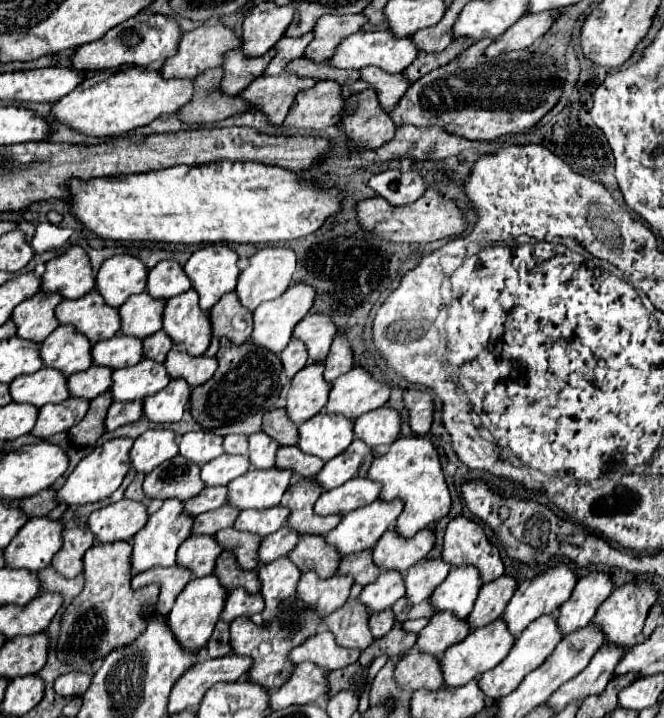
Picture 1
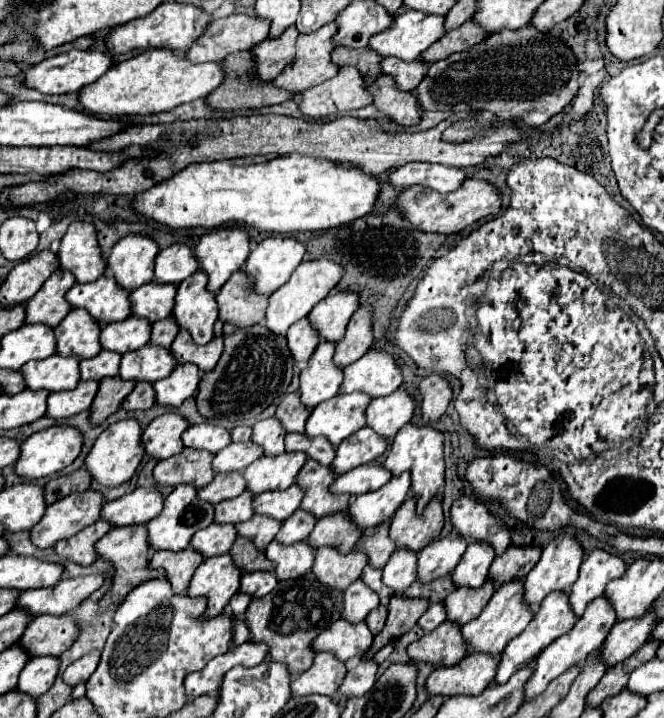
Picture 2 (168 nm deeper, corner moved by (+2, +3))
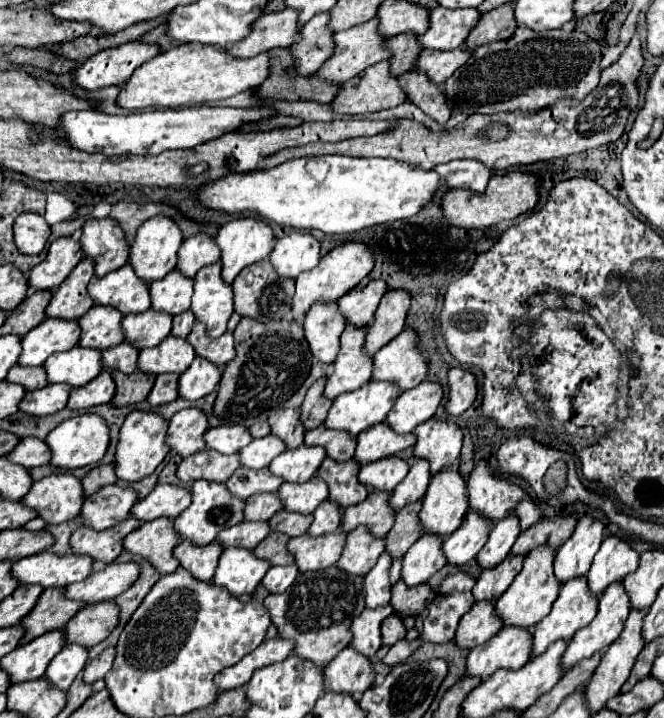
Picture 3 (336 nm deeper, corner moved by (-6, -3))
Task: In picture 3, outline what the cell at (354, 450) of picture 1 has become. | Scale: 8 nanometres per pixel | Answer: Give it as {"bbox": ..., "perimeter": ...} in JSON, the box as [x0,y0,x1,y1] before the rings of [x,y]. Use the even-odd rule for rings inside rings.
{"bbox":[354,423,416,465],"perimeter":[[[380,423],[380,425],[374,425],[372,429],[366,429],[364,433],[358,435],[354,461],[364,465],[364,463],[378,461],[378,459],[394,457],[400,451],[412,447],[414,441],[416,441],[416,437],[412,433],[398,435],[392,429],[388,429],[386,423]]]}

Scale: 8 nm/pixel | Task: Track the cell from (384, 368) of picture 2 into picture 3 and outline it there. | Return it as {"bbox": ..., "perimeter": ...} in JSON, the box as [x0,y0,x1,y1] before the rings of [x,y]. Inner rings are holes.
{"bbox":[370,331,426,391],"perimeter":[[[402,331],[372,359],[370,381],[388,381],[408,391],[426,379],[426,361],[416,351],[416,333]]]}

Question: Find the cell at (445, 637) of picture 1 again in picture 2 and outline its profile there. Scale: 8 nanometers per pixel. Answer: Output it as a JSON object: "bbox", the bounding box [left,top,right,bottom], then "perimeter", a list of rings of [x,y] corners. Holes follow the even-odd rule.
{"bbox":[446,579,494,625],"perimeter":[[[486,579],[482,587],[458,587],[454,589],[446,599],[446,611],[448,611],[448,621],[458,621],[460,625],[472,621],[476,615],[480,615],[482,607],[490,601],[494,593],[494,583],[492,579]]]}

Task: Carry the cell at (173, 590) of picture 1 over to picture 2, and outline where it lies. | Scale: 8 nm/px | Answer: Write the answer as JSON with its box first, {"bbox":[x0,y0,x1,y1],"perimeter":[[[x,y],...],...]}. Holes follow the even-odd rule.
{"bbox":[150,547,204,593],"perimeter":[[[186,547],[184,551],[156,551],[152,561],[150,561],[150,567],[162,567],[166,569],[166,577],[170,579],[172,583],[172,589],[176,593],[184,593],[190,585],[190,579],[196,571],[196,567],[204,561],[204,557],[192,549],[192,547]]]}

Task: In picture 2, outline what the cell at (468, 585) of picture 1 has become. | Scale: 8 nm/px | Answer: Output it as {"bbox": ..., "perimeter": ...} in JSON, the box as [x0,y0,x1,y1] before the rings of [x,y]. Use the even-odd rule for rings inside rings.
{"bbox":[452,541,496,587],"perimeter":[[[472,541],[468,545],[466,553],[462,555],[460,563],[452,571],[454,583],[458,587],[462,587],[462,585],[480,587],[488,577],[488,569],[490,569],[490,563],[494,557],[496,557],[494,547],[490,547],[484,541]]]}

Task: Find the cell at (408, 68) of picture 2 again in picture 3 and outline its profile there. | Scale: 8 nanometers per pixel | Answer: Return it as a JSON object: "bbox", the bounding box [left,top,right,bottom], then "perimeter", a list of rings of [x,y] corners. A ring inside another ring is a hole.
{"bbox":[414,47,472,85],"perimeter":[[[460,47],[454,51],[424,49],[414,63],[414,71],[426,73],[434,85],[442,85],[460,65],[464,65],[468,61],[470,55],[472,55],[472,51],[468,51],[466,47]]]}

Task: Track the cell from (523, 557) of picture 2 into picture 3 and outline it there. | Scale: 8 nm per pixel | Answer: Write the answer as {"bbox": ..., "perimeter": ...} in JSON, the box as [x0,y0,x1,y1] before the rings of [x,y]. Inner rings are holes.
{"bbox":[510,517,576,555],"perimeter":[[[554,517],[554,519],[540,519],[528,531],[520,533],[510,555],[528,555],[528,551],[536,547],[552,547],[558,549],[564,545],[570,535],[574,533],[576,521],[572,517]]]}

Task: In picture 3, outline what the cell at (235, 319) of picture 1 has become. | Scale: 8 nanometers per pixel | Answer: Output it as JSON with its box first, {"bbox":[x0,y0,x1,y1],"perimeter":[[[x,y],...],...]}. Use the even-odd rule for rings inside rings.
{"bbox":[232,261,294,323],"perimeter":[[[268,261],[256,263],[252,267],[246,267],[232,283],[234,291],[234,311],[240,317],[252,317],[256,321],[268,323],[276,319],[284,319],[290,313],[290,303],[294,295],[294,281],[280,279],[272,265]]]}

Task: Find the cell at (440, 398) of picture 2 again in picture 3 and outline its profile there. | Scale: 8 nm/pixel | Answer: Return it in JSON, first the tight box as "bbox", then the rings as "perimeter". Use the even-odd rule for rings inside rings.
{"bbox":[446,367,476,415],"perimeter":[[[452,367],[448,371],[448,389],[450,389],[446,401],[448,415],[460,415],[476,399],[476,379],[464,367]]]}

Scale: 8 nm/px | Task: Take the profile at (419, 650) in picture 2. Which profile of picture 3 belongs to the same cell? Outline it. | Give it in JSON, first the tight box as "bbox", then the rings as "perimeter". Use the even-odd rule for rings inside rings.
{"bbox":[454,601,502,649],"perimeter":[[[480,601],[460,619],[454,643],[460,649],[474,649],[492,639],[498,629],[502,629],[502,625],[494,613],[494,601]]]}

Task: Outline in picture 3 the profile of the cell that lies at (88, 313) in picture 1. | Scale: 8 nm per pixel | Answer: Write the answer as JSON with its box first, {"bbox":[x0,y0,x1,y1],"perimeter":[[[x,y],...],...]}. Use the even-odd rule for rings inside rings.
{"bbox":[88,263,150,315],"perimeter":[[[128,263],[102,279],[92,279],[88,285],[88,295],[96,305],[120,309],[122,315],[136,315],[150,309],[146,283],[132,273]]]}

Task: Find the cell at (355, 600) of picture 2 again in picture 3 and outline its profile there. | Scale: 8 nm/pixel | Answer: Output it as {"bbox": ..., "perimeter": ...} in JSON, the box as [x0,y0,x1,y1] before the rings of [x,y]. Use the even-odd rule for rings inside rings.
{"bbox":[364,553,390,609],"perimeter":[[[382,553],[378,563],[370,569],[370,573],[364,577],[364,603],[368,609],[384,607],[390,603],[390,581],[388,581],[388,569],[390,569],[390,557],[388,553]]]}

